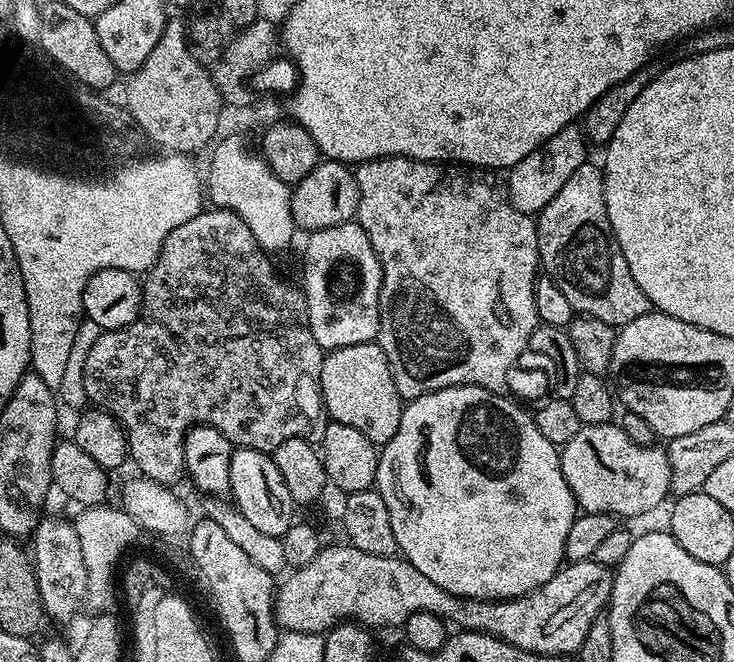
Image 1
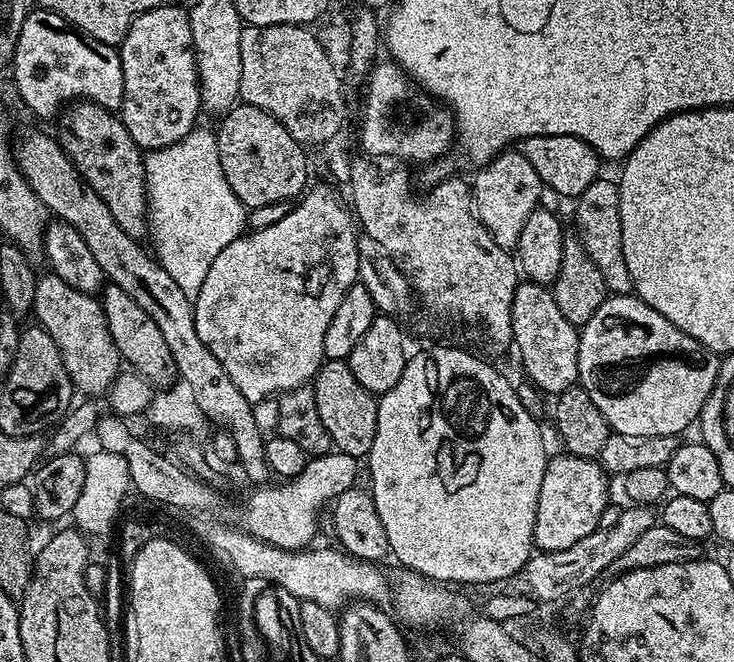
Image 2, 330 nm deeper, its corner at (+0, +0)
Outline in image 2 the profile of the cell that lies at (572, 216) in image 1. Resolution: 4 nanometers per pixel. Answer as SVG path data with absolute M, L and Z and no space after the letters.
M605 178L596 179L575 201L578 239L586 254L602 270L609 293L627 296L633 291L630 270L626 270L626 258L622 254L622 218L620 217L620 190L615 183Z

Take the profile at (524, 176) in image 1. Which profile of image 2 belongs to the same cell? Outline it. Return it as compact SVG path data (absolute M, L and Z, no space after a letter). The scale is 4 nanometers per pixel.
M505 150L490 163L479 169L476 181L471 181L472 198L476 217L486 226L486 230L498 242L498 246L515 249L518 238L522 234L522 226L526 226L526 218L541 203L542 185L538 178L538 170L526 162L519 150Z

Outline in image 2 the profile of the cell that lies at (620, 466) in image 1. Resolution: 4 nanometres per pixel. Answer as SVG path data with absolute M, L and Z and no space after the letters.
M559 454L560 456L553 455L549 459L546 466L546 474L542 474L542 490L538 490L538 514L534 518L534 545L541 552L558 551L563 549L569 549L574 542L581 541L586 535L590 534L596 528L599 528L599 519L603 510L607 508L610 503L610 497L608 497L608 480L610 481L609 473L605 472L604 467L601 466L595 459L587 456L569 456L567 454Z

